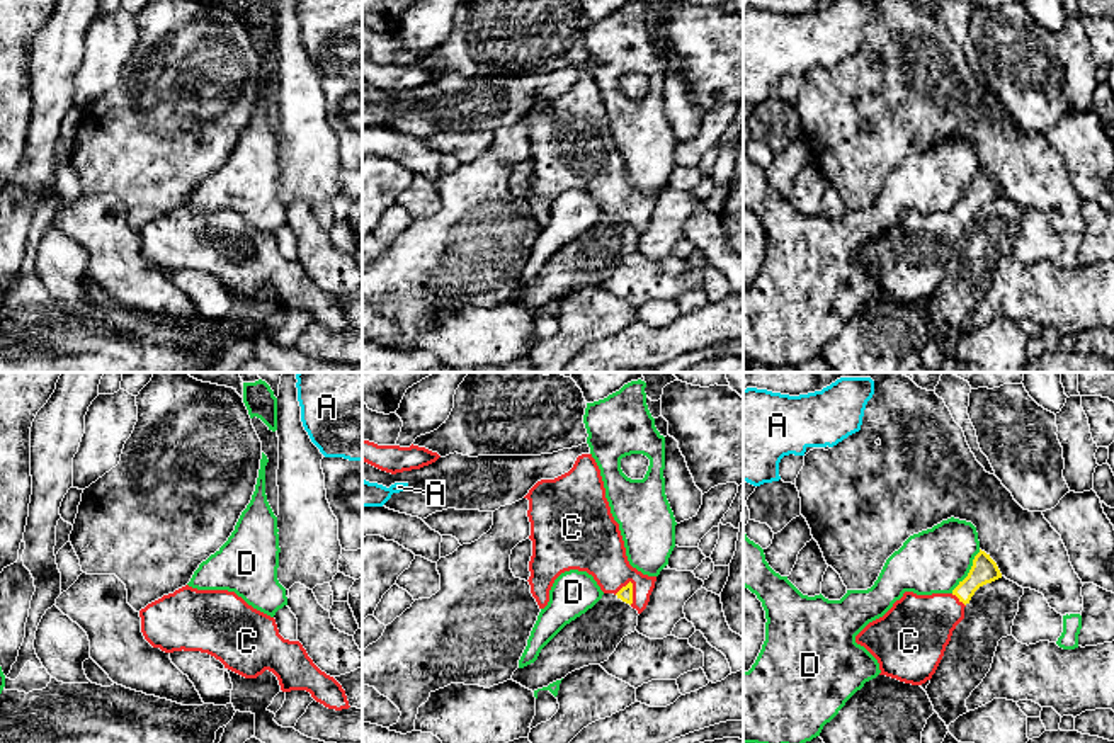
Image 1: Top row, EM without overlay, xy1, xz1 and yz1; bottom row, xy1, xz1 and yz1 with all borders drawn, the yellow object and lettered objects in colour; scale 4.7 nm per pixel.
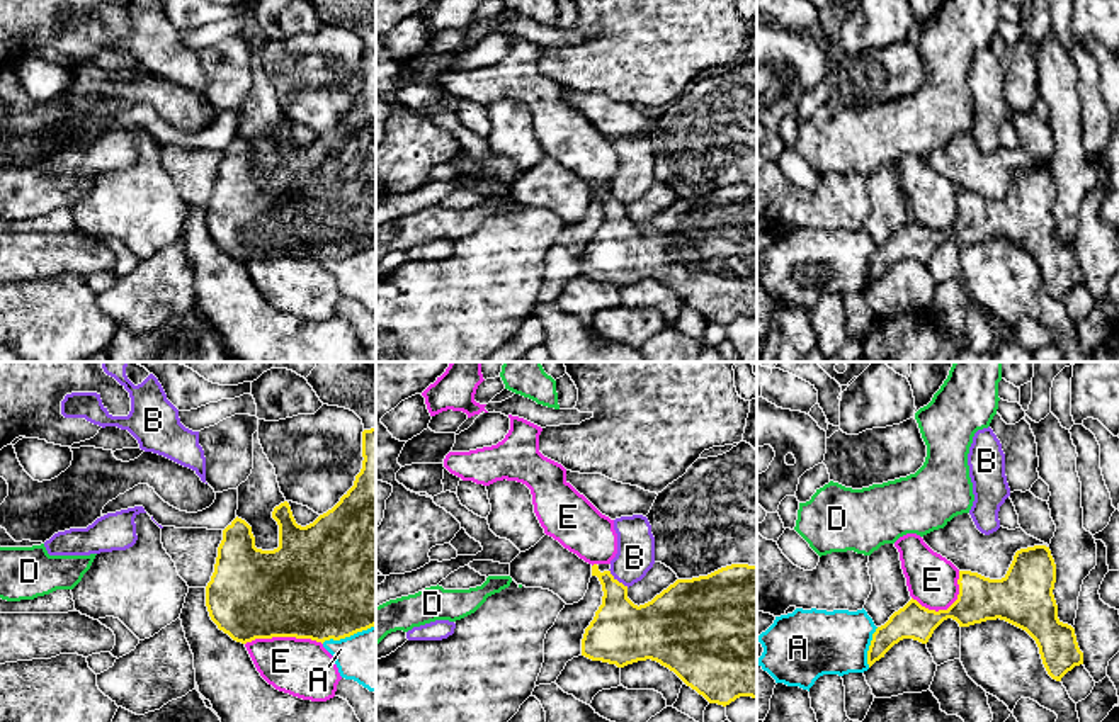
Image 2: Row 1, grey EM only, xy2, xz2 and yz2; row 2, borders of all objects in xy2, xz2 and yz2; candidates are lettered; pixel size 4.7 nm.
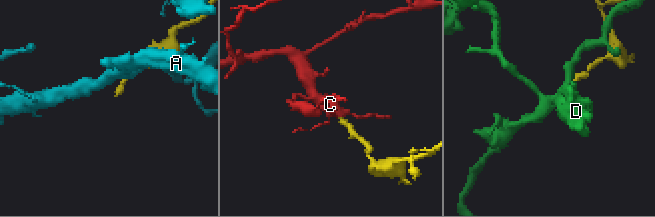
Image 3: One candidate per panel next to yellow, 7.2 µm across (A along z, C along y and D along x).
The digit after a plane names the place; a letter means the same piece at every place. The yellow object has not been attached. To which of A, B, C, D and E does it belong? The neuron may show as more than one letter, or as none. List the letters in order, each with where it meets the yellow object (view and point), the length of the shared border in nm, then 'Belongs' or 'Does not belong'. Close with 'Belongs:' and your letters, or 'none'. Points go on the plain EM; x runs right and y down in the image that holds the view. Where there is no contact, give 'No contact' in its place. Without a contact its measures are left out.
A: Touches yellow at xy2 (347, 255). Shared border 280 nm. Does not belong
B: Touches yellow at xz2 (616, 199). Shared border 130 nm. Does not belong
C: Touches yellow at xz1 (623, 206). Shared border 120 nm. Belongs
D: Touches yellow at yz1 (970, 191). Shared border 240 nm. Does not belong
E: Touches yellow at xy2 (283, 255). Shared border 360 nm. Does not belong
Belongs: C

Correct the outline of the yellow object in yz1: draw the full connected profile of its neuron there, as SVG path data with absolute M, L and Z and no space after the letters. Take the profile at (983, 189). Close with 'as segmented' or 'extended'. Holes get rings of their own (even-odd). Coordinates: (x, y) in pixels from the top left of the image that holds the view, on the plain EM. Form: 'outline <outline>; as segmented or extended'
outline M980 168L968 196L951 213L905 211L883 236L855 255L855 262L878 279L879 294L922 304L935 292L975 211L998 197L997 182Z; extended

